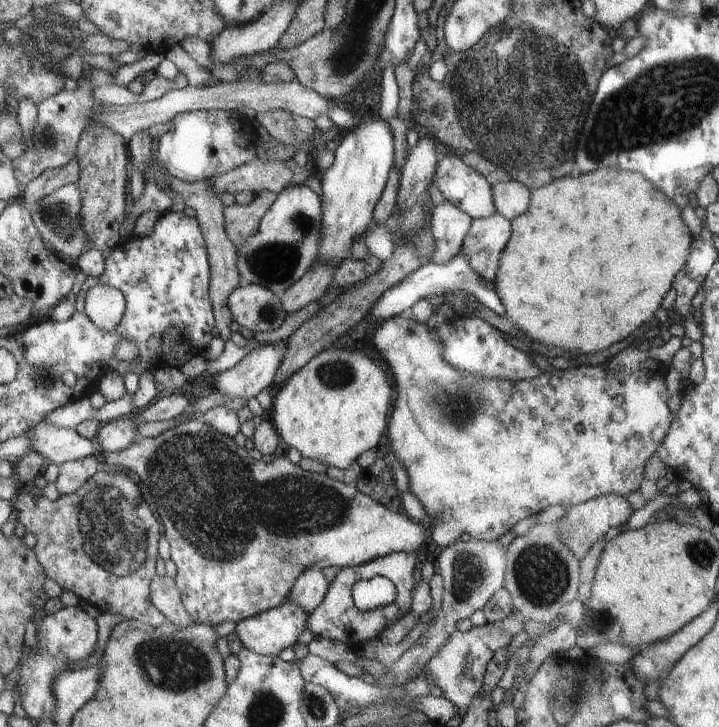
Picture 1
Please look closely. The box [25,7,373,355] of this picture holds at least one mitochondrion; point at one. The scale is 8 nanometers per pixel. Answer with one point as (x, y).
(271, 261)

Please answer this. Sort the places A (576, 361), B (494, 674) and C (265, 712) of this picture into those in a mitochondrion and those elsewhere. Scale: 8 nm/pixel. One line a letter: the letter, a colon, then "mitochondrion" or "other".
A: other
B: other
C: mitochondrion

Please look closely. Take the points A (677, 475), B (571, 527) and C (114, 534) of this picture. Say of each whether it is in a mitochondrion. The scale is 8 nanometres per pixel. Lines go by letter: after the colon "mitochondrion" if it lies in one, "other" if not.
A: other
B: mitochondrion
C: mitochondrion

